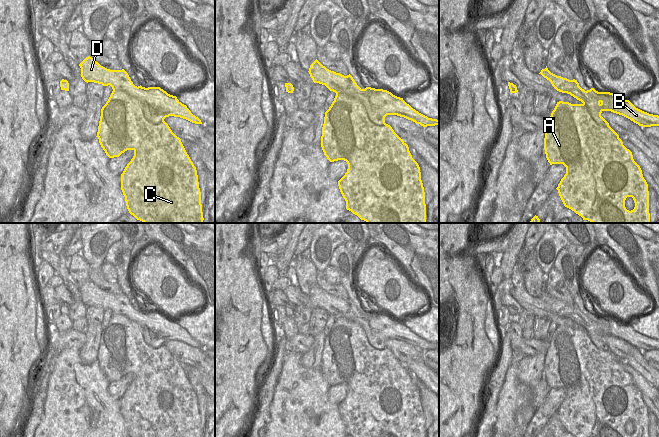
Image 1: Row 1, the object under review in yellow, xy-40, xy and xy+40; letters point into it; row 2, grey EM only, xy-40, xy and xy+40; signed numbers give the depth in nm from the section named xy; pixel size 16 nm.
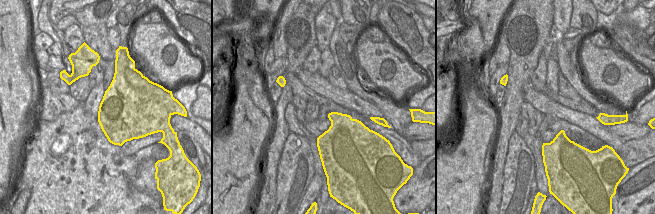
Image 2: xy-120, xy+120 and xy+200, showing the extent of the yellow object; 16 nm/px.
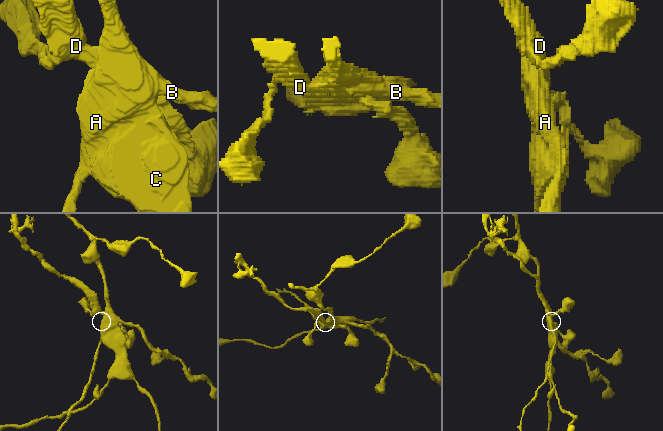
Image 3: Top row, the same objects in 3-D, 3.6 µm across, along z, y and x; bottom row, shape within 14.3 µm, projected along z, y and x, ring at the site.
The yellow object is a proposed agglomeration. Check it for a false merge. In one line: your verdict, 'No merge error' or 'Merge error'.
Merge error

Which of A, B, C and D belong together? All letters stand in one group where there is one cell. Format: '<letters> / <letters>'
A C / B D

